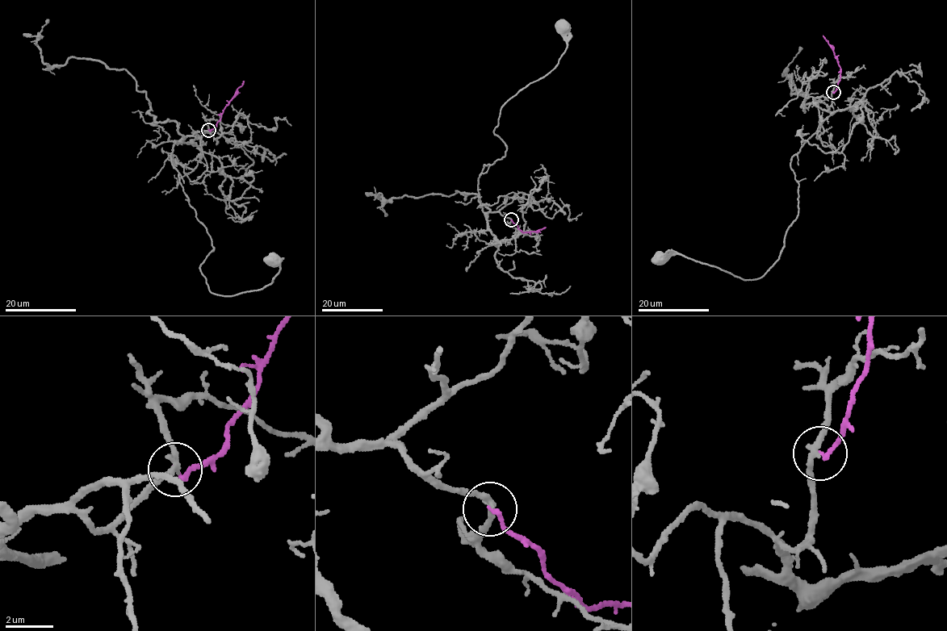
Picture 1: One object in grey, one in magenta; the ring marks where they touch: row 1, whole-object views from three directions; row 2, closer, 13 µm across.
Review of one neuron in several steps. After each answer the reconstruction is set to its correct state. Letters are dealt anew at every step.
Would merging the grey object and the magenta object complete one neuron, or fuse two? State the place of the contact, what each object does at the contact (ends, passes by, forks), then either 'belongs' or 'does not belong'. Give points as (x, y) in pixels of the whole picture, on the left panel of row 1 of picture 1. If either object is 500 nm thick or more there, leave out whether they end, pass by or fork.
(208, 130) | grey passes by | magenta ends | does not belong

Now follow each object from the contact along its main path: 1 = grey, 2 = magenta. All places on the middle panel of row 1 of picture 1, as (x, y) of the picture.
1: (510, 219), (483, 211), (479, 176), (504, 156), (493, 131), (504, 103), (558, 64), (562, 26)
2: (510, 219), (523, 232), (536, 231), (546, 227)

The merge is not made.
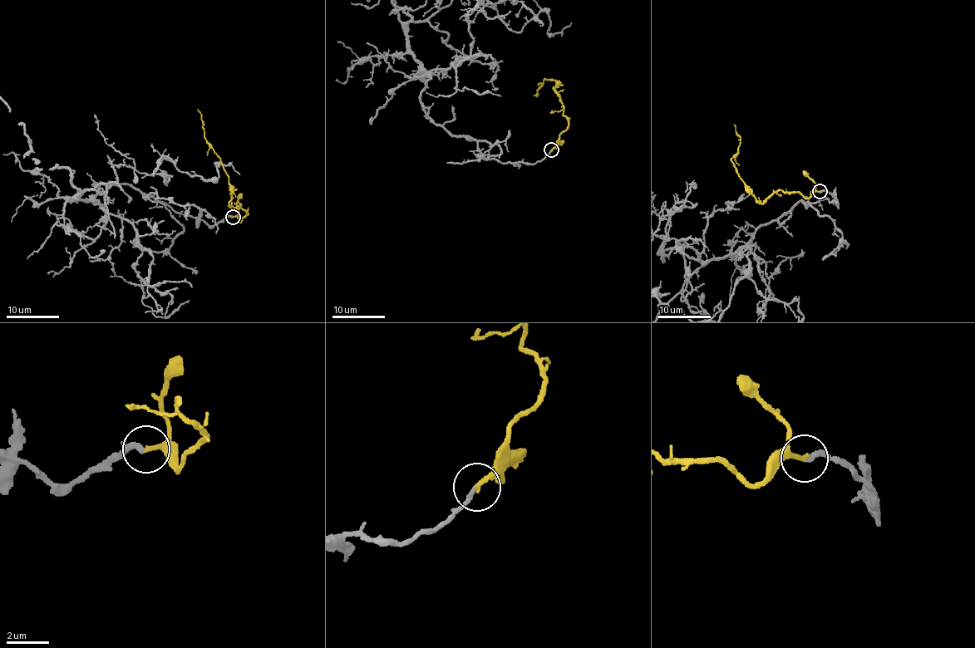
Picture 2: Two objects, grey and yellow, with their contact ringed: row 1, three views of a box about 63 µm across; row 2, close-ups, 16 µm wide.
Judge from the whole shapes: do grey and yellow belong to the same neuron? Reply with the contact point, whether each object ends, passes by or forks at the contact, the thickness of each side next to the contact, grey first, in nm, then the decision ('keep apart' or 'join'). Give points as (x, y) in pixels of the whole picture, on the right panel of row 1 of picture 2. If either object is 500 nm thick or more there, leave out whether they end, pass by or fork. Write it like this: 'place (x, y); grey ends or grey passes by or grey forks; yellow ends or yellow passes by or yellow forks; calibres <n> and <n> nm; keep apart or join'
place (819, 191); grey ends; yellow ends; calibres 200 and 200 nm; join

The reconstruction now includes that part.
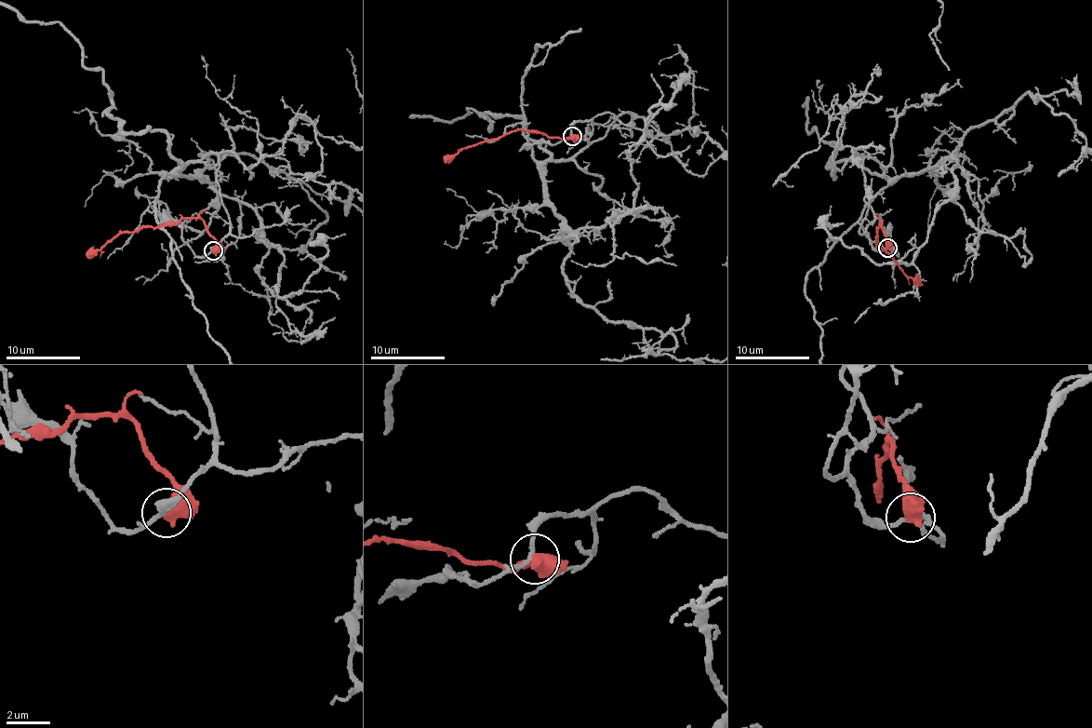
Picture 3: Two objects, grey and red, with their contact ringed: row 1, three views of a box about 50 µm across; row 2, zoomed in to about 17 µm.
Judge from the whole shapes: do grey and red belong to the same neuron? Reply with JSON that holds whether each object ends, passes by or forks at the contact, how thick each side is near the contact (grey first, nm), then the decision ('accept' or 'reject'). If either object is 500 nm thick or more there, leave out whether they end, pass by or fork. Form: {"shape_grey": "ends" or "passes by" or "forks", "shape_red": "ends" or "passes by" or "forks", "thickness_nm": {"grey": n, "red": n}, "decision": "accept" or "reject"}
{"thickness_nm": {"grey": 170, "red": 700}, "decision": "reject"}

